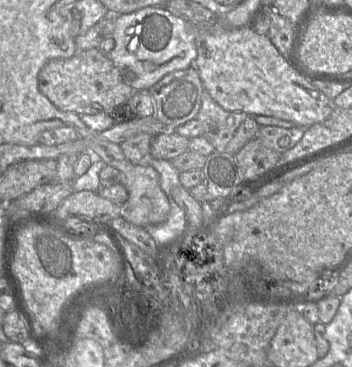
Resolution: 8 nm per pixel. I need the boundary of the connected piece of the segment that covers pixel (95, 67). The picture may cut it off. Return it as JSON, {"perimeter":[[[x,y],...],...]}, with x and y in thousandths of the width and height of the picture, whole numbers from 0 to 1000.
{"perimeter":[[[281,134],[216,142],[202,158],[136,166],[108,202],[108,232],[116,253],[156,292],[222,313],[315,311],[324,297],[364,286],[389,251],[355,229],[335,185]]]}

